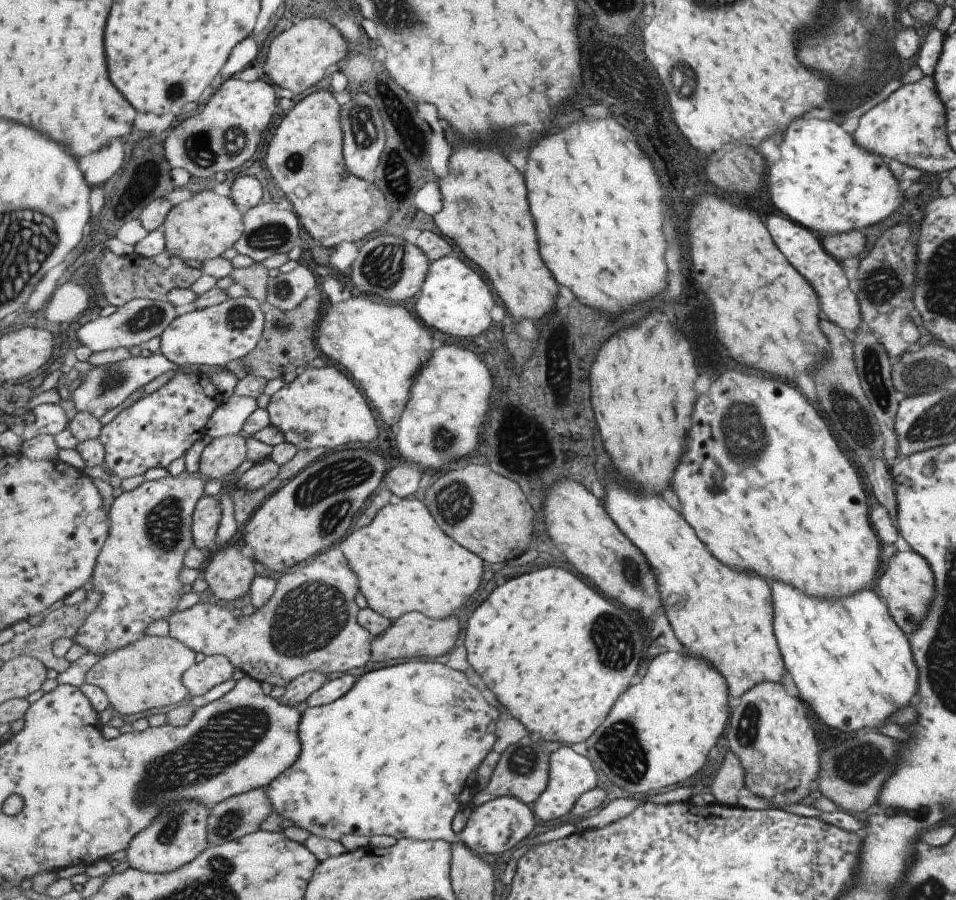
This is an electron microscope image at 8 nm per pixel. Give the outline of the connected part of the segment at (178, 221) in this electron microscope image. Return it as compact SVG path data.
M215 190L203 191L175 205L165 221L163 231L166 250L171 255L204 263L234 248L245 232L244 211L231 197L223 196Z

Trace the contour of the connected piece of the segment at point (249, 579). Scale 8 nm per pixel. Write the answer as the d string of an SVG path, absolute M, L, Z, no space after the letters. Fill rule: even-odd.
M224 545L203 568L202 577L219 600L233 602L250 594L257 576L256 560L245 558L240 546Z

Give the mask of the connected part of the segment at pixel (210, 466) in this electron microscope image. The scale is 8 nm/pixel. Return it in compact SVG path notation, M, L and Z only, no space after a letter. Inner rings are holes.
M246 435L213 438L204 448L199 460L199 472L205 479L222 479L235 472L247 460Z

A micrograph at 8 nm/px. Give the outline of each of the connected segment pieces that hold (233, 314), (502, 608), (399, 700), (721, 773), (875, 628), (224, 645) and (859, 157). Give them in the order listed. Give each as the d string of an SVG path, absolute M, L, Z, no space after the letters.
M253 297L227 299L224 303L195 309L178 316L160 336L160 352L177 366L224 366L243 360L259 344L266 325L264 305Z
M551 566L551 568L539 568L537 572L519 576L509 580L507 584L499 586L475 612L473 616L468 618L466 622L466 636L464 638L464 646L469 650L469 662L475 668L475 672L479 676L483 676L485 684L489 686L489 690L493 690L499 698L499 702L511 710L513 716L517 716L529 732L541 734L545 740L553 740L553 742L563 742L563 745L577 744L577 742L585 742L589 740L595 730L607 720L611 708L615 706L615 702L619 700L619 696L631 686L633 676L639 670L639 664L643 660L643 650L645 650L645 642L643 642L643 632L639 622L627 612L625 606L621 604L613 604L607 602L603 596L599 596L595 590L587 588L585 584L581 584L573 574L569 574L563 568Z
M413 660L401 666L391 666L385 670L376 670L363 676L355 688L341 697L337 702L332 702L320 707L307 707L303 710L303 718L300 724L300 739L303 748L300 758L295 765L283 772L266 789L269 800L272 802L272 810L282 816L283 819L292 820L293 828L299 827L307 830L309 836L320 836L332 841L338 841L347 834L356 834L374 837L375 835L391 835L401 839L413 839L418 841L444 841L455 845L459 842L459 834L453 832L451 824L457 816L457 812L470 808L475 796L481 792L481 786L477 784L478 771L481 764L487 759L487 754L493 750L497 742L497 718L499 710L491 706L491 702L483 696L479 688L475 688L467 674L457 672L450 666L439 662L423 662Z
M727 751L711 780L709 792L715 802L735 806L737 805L737 792L743 787L743 771L738 758L731 754L731 751Z
M769 581L770 595L773 605L772 631L776 638L776 643L783 661L785 670L789 672L795 688L797 688L798 698L805 704L807 708L819 718L819 722L823 722L829 728L835 728L839 732L855 732L855 730L869 729L877 730L877 726L881 728L889 716L893 712L897 712L899 708L905 708L909 704L909 700L913 698L913 694L917 692L917 670L915 664L911 660L911 651L908 637L899 627L891 620L887 607L875 593L875 589L862 589L858 593L854 593L848 597L830 597L829 599L818 599L817 597L808 597L805 593L799 592L796 588L779 583Z
M333 546L325 554L316 556L304 565L297 565L293 572L281 576L273 598L261 610L250 617L242 616L237 620L232 610L225 610L217 604L196 603L184 611L175 613L169 620L169 634L188 644L195 652L202 652L206 657L225 655L245 675L259 682L268 682L272 686L289 686L292 680L315 671L324 675L333 672L351 672L363 668L372 660L374 636L358 620L360 610L355 596L360 590L359 576L352 569L345 553L338 546Z
M792 120L777 140L779 161L766 166L764 183L769 198L790 221L814 234L857 231L877 224L895 212L903 193L888 164L875 153L864 151L853 140L850 128L830 120Z

